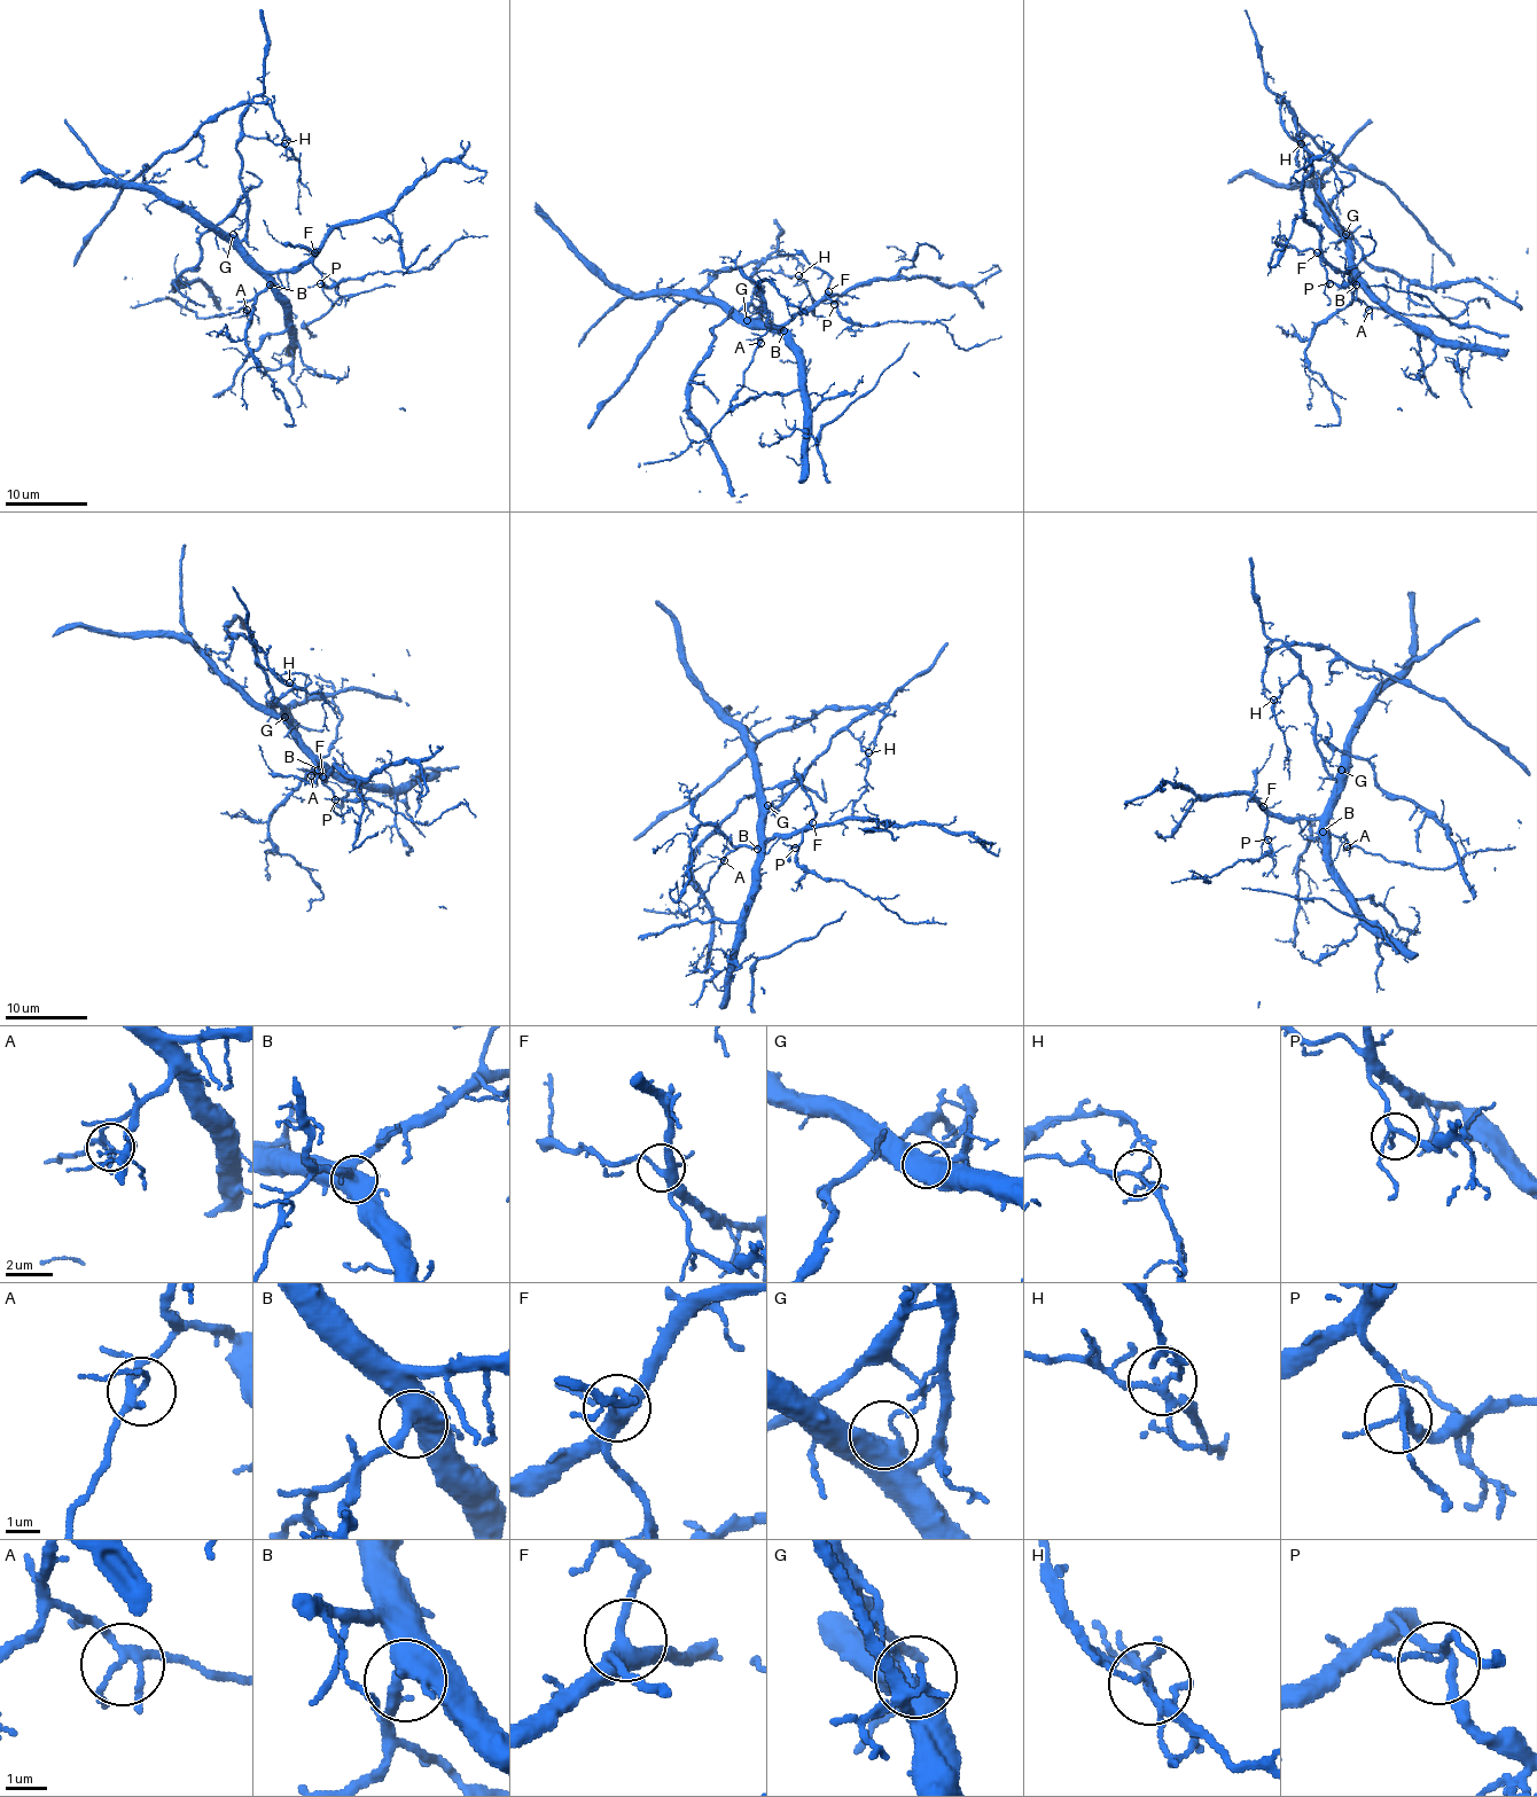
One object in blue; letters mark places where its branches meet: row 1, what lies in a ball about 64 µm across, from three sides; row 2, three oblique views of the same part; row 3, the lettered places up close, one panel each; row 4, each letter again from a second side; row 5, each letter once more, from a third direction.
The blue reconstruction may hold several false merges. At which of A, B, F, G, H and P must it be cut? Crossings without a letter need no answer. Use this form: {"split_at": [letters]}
{"split_at": ["H"]}

